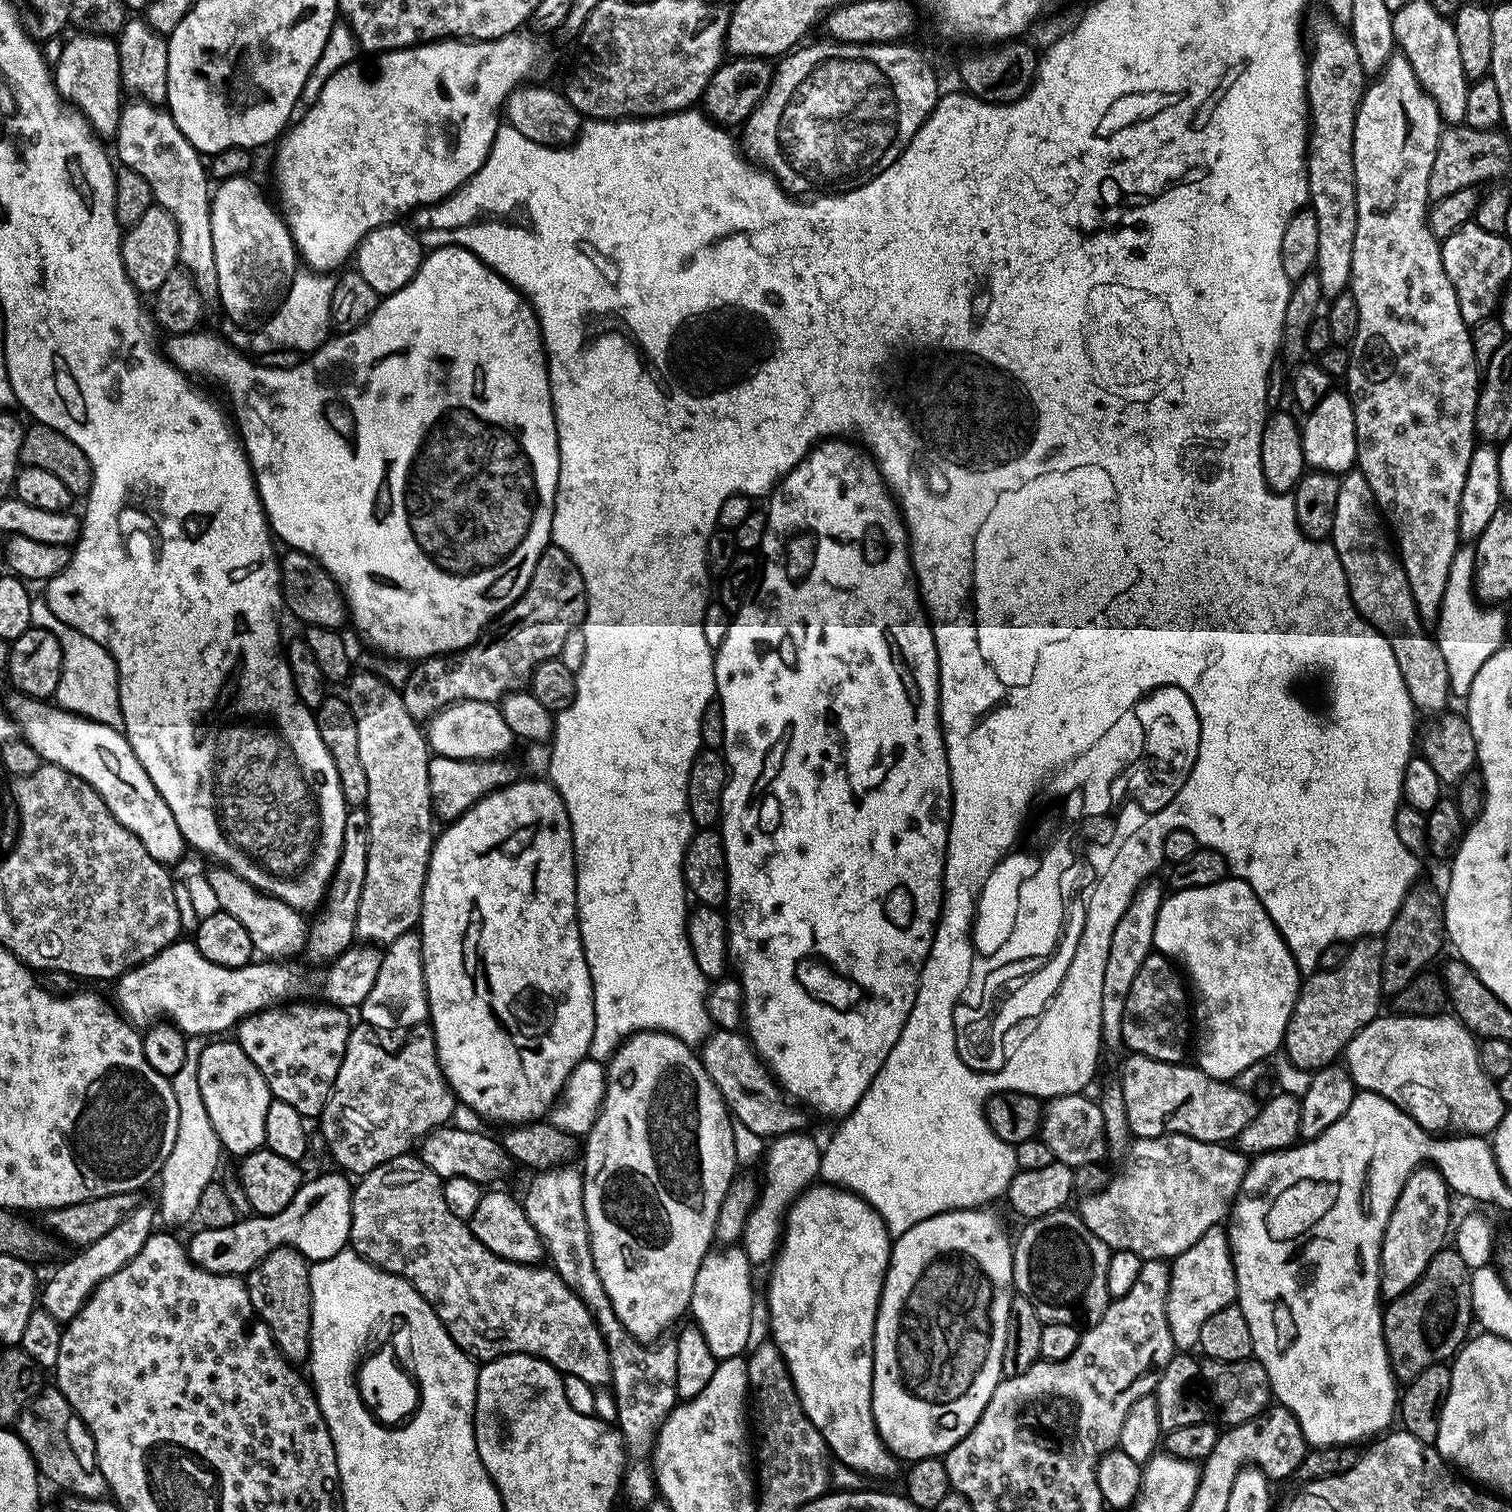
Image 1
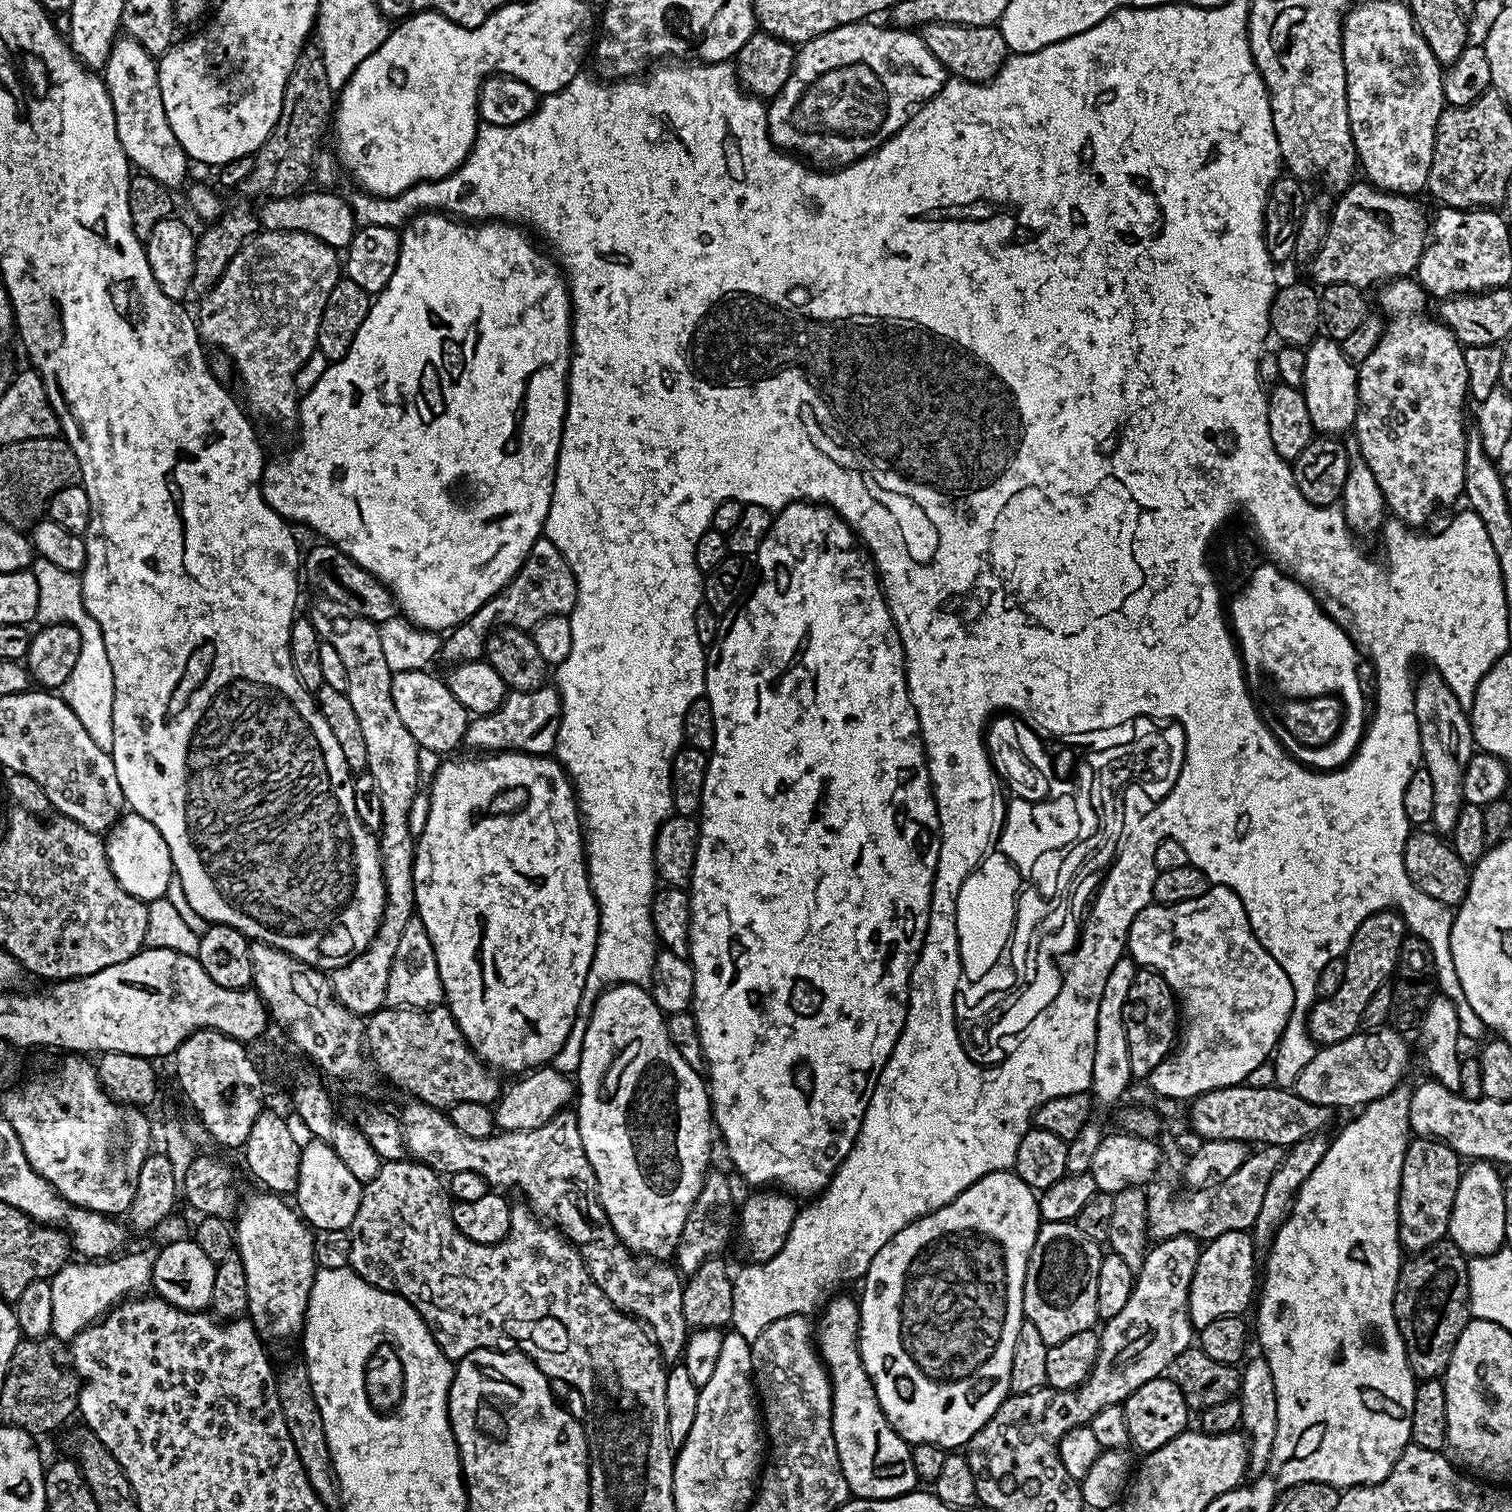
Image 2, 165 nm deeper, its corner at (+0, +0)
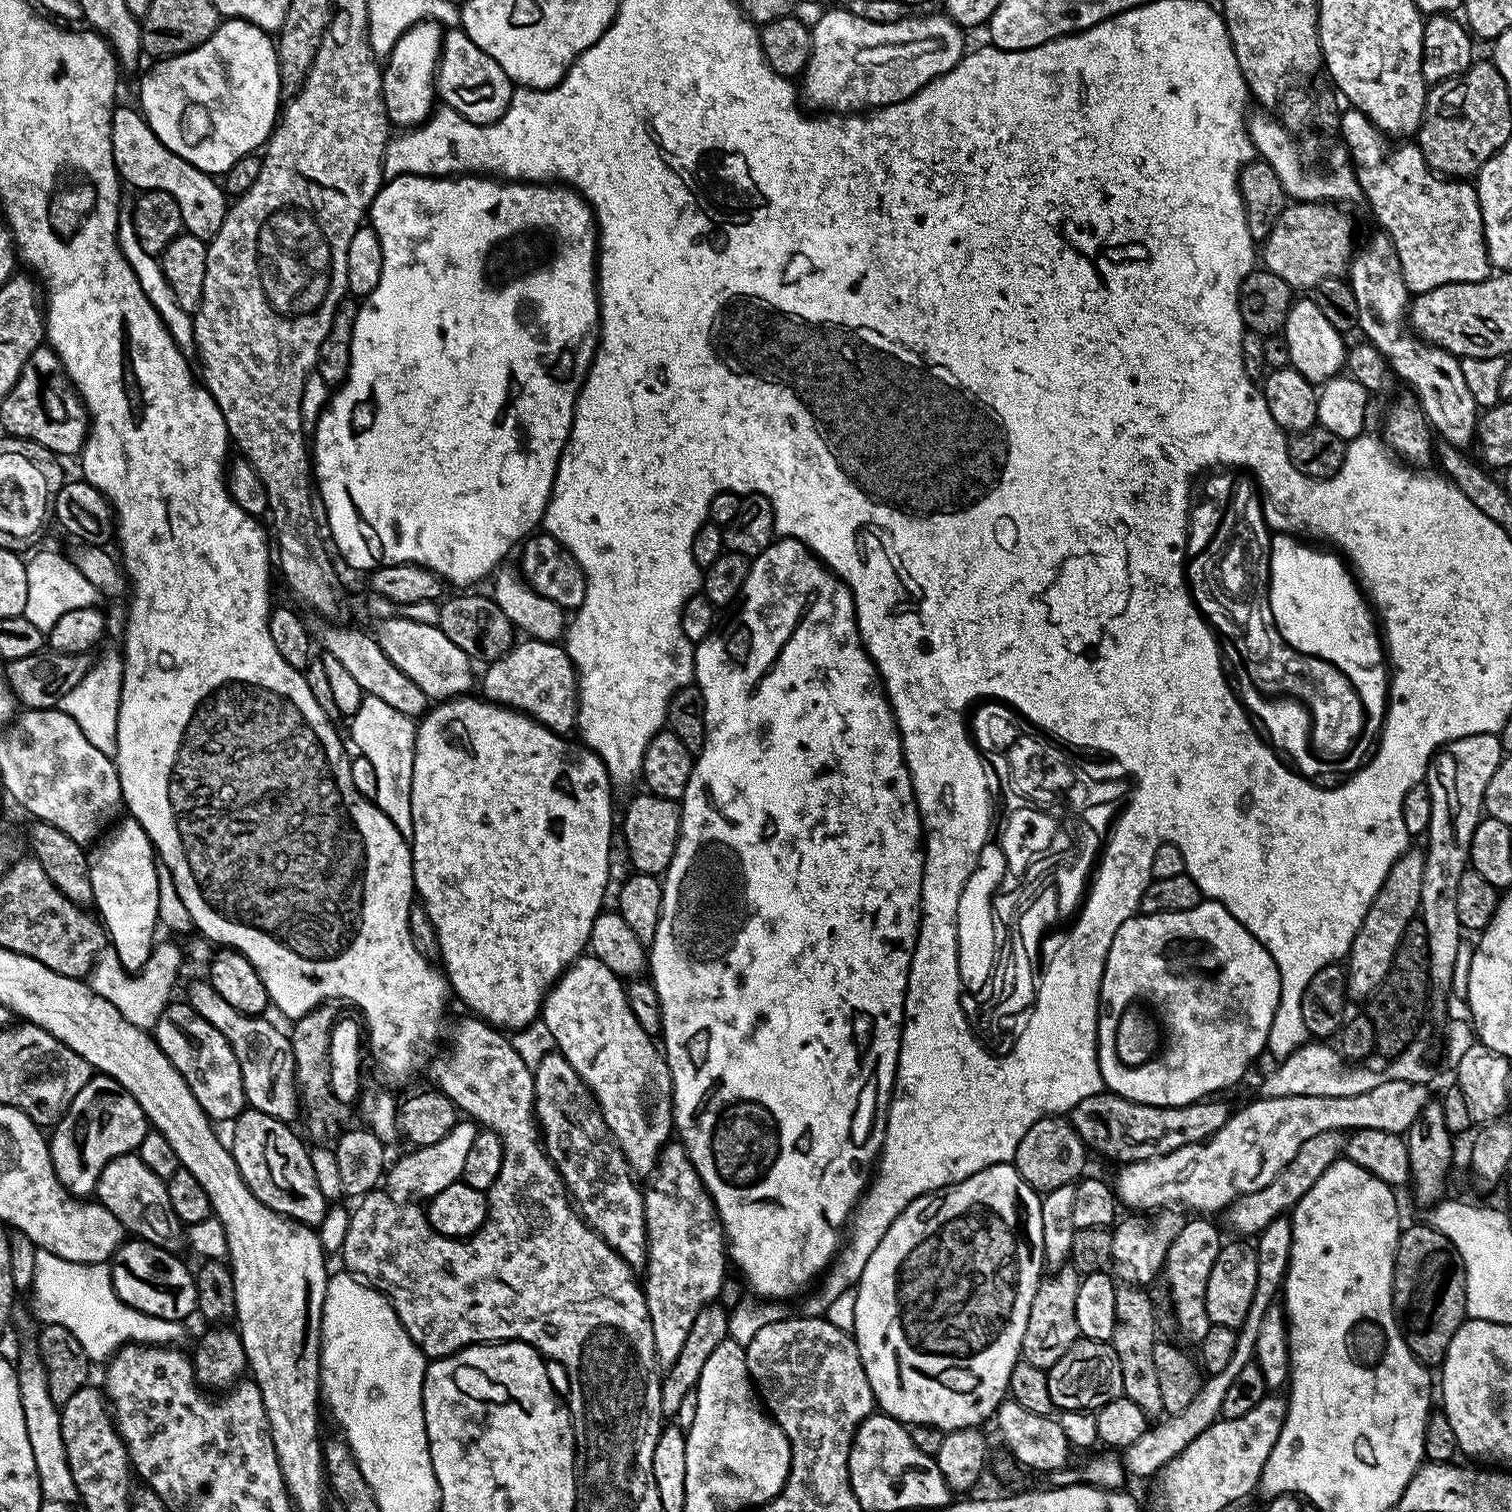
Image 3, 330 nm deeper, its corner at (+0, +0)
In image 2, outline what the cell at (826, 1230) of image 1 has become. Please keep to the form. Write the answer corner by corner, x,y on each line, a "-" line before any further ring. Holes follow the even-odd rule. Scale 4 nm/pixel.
836,1294
823,1305
819,1313
820,1325
814,1328
814,1344
828,1369
828,1377
832,1379
832,1429
834,1430
834,1446
838,1446
838,1462
842,1466
842,1474
848,1483
848,1491
857,1500
889,1500
904,1496
908,1492
917,1491
918,1481
912,1450
907,1440
895,1432
882,1410
872,1385
872,1379
866,1374
864,1363
860,1357
860,1305
855,1299

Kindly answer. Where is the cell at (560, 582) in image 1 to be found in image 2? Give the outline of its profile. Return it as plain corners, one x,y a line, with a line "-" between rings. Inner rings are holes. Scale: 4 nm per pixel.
541,538
534,542
534,546
530,546
522,566
516,572
516,577
505,586
504,590
498,593
493,600
486,601
470,619
451,629
443,637
438,655
439,659
444,659
448,666
469,664
470,661
481,659
485,655
486,641
497,626
511,626
531,630
536,627
538,622
542,622
551,616
568,616
575,605
576,579
566,562
566,558
560,553
558,546
554,546
554,542

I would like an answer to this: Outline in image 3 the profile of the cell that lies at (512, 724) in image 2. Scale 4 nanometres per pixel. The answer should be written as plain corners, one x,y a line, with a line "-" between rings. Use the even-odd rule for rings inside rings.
524,638
513,643
512,649
497,660
491,661
484,672
484,677
479,677
478,688
481,688
483,699
499,704
502,708
510,708
531,716
540,724
544,724
551,732
568,734
576,728
576,715
580,709
580,681
576,678
576,667
568,657
568,649
563,643
551,640
534,640

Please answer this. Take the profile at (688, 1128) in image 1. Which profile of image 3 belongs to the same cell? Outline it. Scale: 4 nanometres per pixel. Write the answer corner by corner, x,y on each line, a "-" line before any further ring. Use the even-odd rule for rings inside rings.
593,954
581,956
548,989
542,1005
542,1019
550,1028
560,1055
566,1058
566,1062
570,1062
570,1066
574,1066
582,1082
592,1091
596,1107
612,1131
612,1139
619,1146
620,1153
628,1159
629,1169
636,1174
651,1173
660,1159
664,1145
669,1143
674,1132
672,1079
657,1041
647,1036
642,1026
638,1026
638,1018
634,1018
634,1010
630,1010
628,994
621,977

